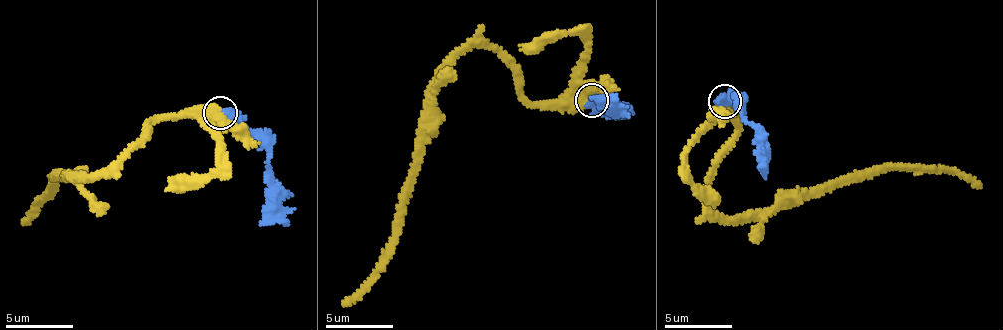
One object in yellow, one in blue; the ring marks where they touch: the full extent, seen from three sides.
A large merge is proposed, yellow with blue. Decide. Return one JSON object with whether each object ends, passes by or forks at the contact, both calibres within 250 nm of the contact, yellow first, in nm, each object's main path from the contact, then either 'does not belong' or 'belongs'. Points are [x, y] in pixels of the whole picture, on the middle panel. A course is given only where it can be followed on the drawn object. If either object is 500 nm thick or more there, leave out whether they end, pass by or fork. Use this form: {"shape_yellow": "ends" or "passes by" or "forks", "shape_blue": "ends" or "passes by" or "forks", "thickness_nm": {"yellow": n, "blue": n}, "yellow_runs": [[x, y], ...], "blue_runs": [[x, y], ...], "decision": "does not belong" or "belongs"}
{"thickness_nm": {"yellow": 550, "blue": 700}, "yellow_runs": [[592, 99], [534, 106], [494, 50], [467, 47], [428, 108], [393, 228], [393, 253], [343, 304]], "blue_runs": [[592, 99], [622, 107], [616, 112], [608, 100], [612, 102], [616, 94]], "decision": "does not belong"}

